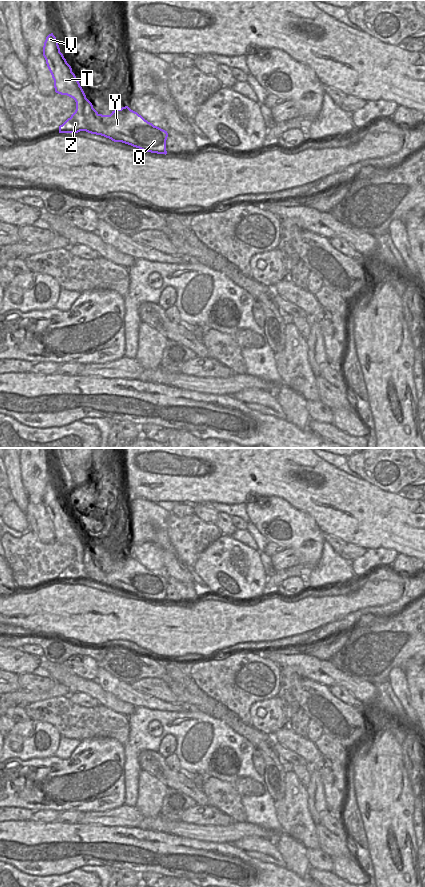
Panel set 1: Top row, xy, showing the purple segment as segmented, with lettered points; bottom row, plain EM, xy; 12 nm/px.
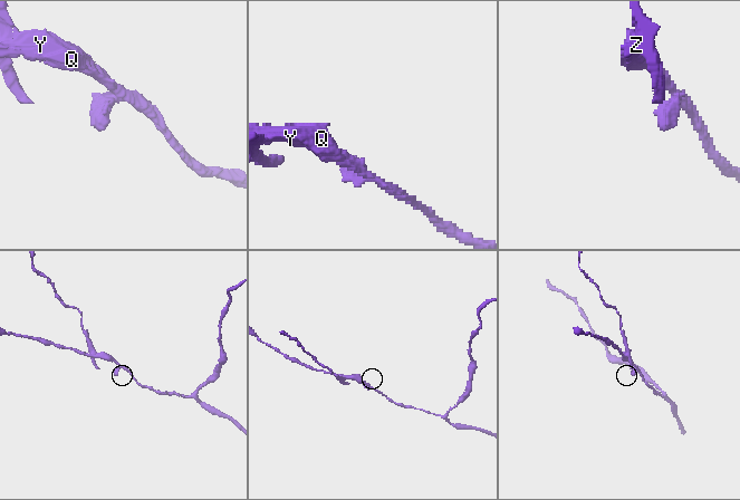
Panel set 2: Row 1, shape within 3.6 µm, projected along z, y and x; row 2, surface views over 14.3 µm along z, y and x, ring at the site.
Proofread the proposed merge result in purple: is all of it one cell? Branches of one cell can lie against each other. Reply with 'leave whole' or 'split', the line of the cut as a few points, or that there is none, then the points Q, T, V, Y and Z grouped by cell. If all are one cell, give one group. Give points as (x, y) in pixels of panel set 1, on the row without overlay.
split; cut in xy along (87, 547), (84, 550), (83, 578); Q Y / T V Z

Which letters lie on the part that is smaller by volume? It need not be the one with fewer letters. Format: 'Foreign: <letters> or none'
Foreign: T, V, Z

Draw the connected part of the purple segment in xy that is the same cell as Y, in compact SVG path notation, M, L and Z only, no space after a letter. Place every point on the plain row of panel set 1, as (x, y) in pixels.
M87 547L84 550L84 579L104 584L114 590L122 590L131 593L143 599L157 602L167 602L167 579L154 574L137 560L131 558L128 554L114 558L110 563L102 563L93 556L92 551Z

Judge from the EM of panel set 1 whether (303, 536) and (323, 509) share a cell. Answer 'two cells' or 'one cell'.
two cells

